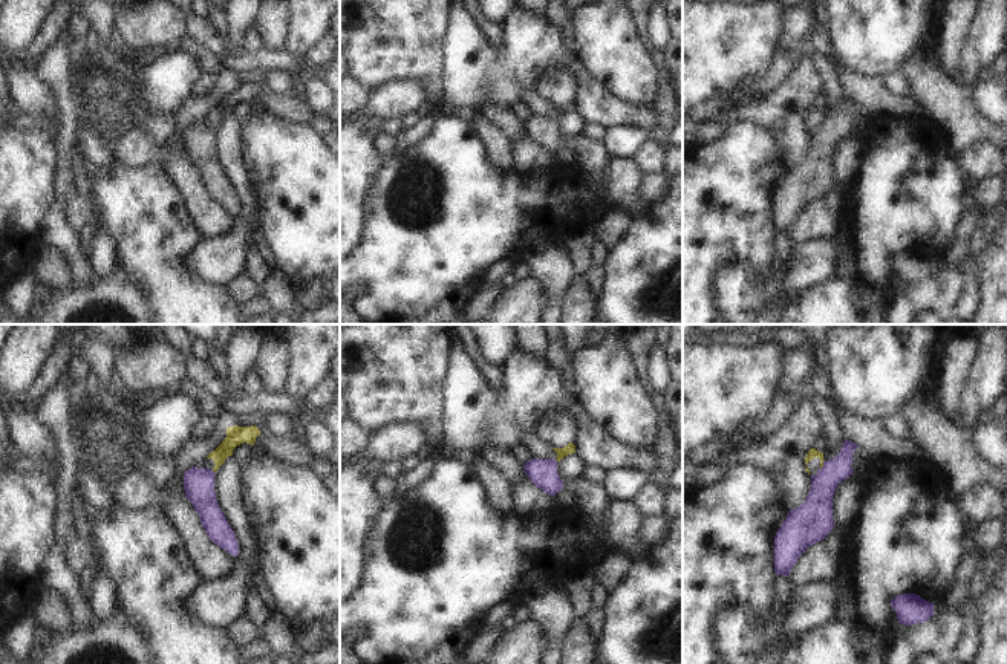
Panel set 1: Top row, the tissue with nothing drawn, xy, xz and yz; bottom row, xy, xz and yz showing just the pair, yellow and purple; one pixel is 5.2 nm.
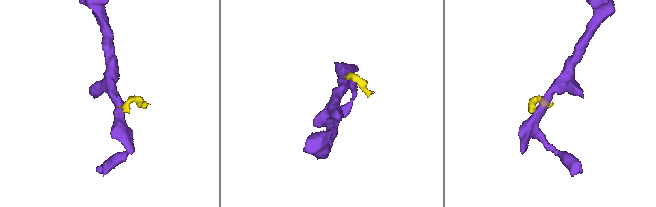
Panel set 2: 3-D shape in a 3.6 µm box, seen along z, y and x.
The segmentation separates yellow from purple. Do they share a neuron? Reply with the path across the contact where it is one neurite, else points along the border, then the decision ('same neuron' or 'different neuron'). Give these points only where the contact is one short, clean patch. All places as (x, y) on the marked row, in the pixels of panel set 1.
along yz (824, 459), (821, 468) | different neuron

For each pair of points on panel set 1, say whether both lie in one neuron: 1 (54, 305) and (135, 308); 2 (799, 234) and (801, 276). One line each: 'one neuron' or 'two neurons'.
1: one neuron
2: two neurons

